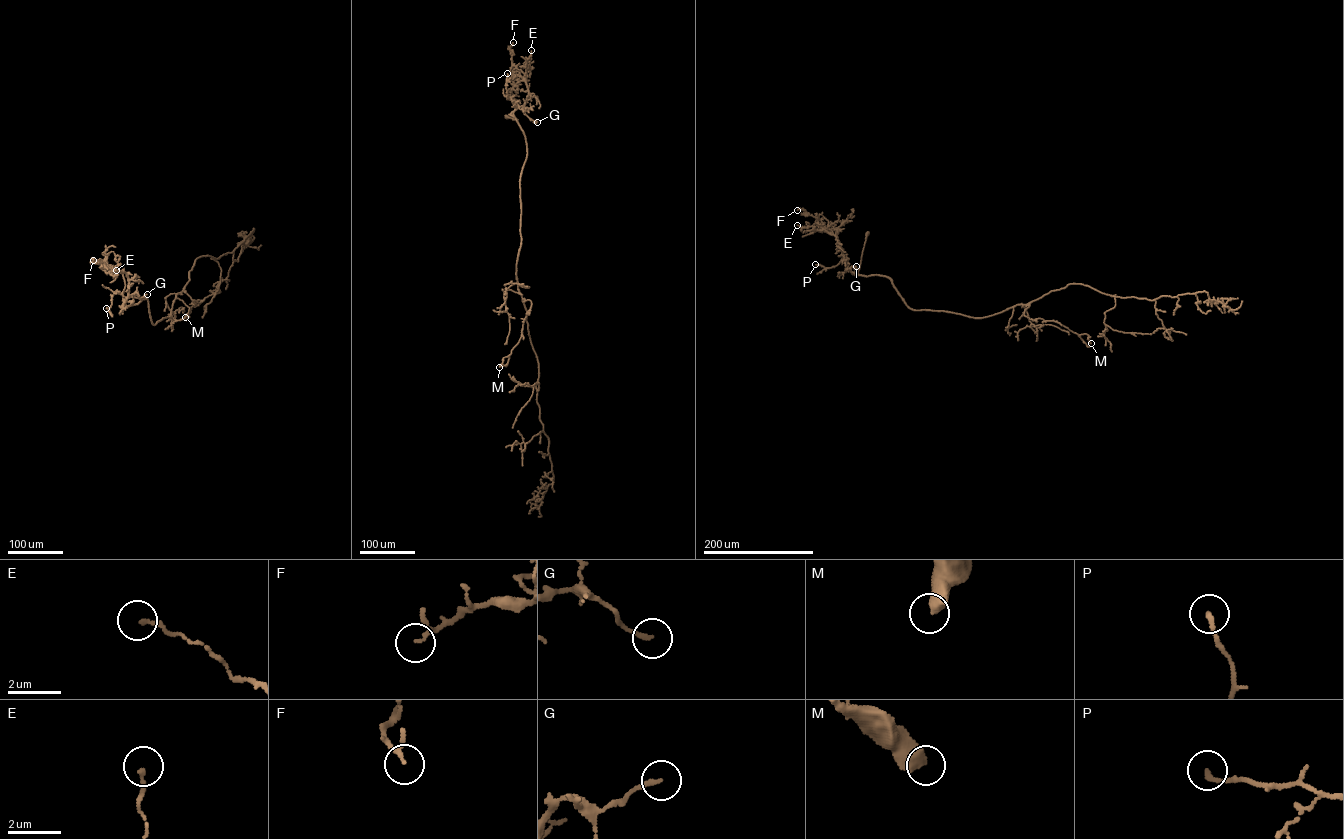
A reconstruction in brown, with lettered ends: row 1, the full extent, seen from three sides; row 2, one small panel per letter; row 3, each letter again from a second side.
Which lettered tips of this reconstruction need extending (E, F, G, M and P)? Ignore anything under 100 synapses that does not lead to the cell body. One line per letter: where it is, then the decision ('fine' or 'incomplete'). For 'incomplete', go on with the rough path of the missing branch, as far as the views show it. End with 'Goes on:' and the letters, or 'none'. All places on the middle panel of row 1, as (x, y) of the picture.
E: place (531, 50); fine
F: place (513, 42); fine
G: place (537, 122); fine
M: place (499, 367); fine
P: place (507, 73); fine
Goes on: none

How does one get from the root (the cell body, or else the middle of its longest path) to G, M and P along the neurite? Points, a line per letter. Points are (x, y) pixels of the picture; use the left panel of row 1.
G: (110, 266), (122, 274), (125, 306), (122, 305), (147, 294)
M: (110, 266), (122, 274), (125, 306), (147, 298), (154, 324), (171, 317), (185, 290), (195, 301), (185, 317)
P: (110, 266), (122, 274), (125, 306), (122, 305), (126, 298), (115, 293), (110, 307), (106, 308)

